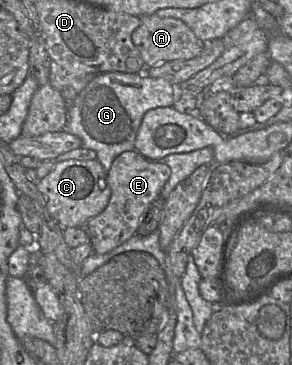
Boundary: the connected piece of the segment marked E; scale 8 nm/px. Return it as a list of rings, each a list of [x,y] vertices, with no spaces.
[[[136,150],[125,151],[114,159],[107,171],[107,182],[111,189],[109,203],[84,226],[93,252],[100,255],[110,253],[137,235],[142,215],[161,194],[170,174],[171,169],[167,164],[149,160]]]

